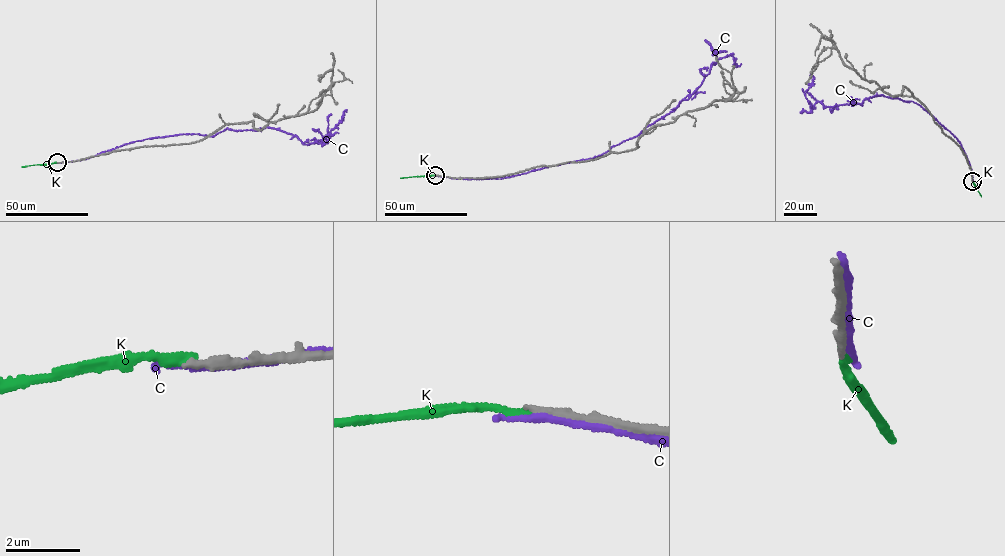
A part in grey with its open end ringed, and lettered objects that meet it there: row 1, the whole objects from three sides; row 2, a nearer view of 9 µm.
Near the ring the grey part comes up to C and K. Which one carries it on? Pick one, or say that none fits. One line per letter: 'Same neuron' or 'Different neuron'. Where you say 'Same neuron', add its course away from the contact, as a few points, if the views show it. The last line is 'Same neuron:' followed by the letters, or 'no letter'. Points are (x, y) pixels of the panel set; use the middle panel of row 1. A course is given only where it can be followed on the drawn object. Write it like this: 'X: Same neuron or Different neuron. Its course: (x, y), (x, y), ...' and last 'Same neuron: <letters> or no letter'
C: Different neuron
K: Different neuron
Same neuron: no letter

